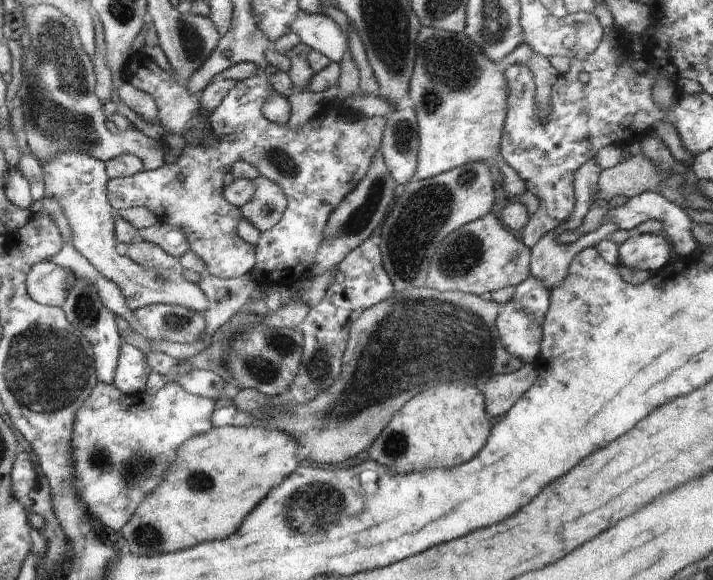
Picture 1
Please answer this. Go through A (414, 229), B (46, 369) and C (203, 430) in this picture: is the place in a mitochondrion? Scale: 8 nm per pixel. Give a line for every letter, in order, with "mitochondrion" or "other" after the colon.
A: mitochondrion
B: mitochondrion
C: other

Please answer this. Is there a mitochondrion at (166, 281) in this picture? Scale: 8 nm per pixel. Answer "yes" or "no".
yes

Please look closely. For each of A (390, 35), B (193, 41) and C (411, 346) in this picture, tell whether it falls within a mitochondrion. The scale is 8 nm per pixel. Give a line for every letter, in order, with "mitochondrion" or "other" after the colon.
A: mitochondrion
B: mitochondrion
C: mitochondrion

